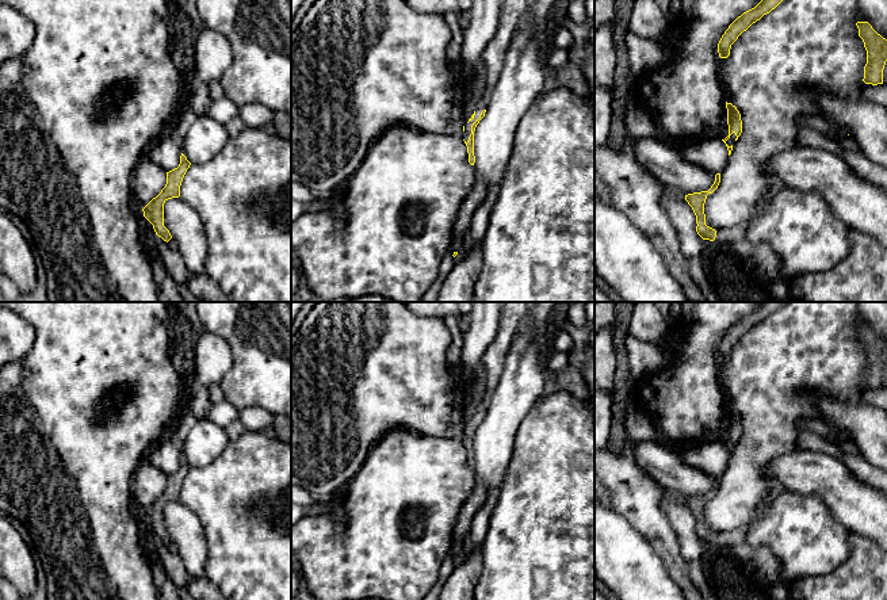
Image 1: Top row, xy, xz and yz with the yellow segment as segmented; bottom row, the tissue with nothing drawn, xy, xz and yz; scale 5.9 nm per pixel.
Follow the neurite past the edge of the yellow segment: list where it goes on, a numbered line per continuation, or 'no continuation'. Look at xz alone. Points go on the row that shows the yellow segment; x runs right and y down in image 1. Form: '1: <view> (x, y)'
no continuation

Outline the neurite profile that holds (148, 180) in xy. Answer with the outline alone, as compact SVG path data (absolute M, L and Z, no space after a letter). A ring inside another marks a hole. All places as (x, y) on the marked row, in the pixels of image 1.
M142 160L131 177L131 196L134 205L144 209L167 184L167 171L149 160Z

